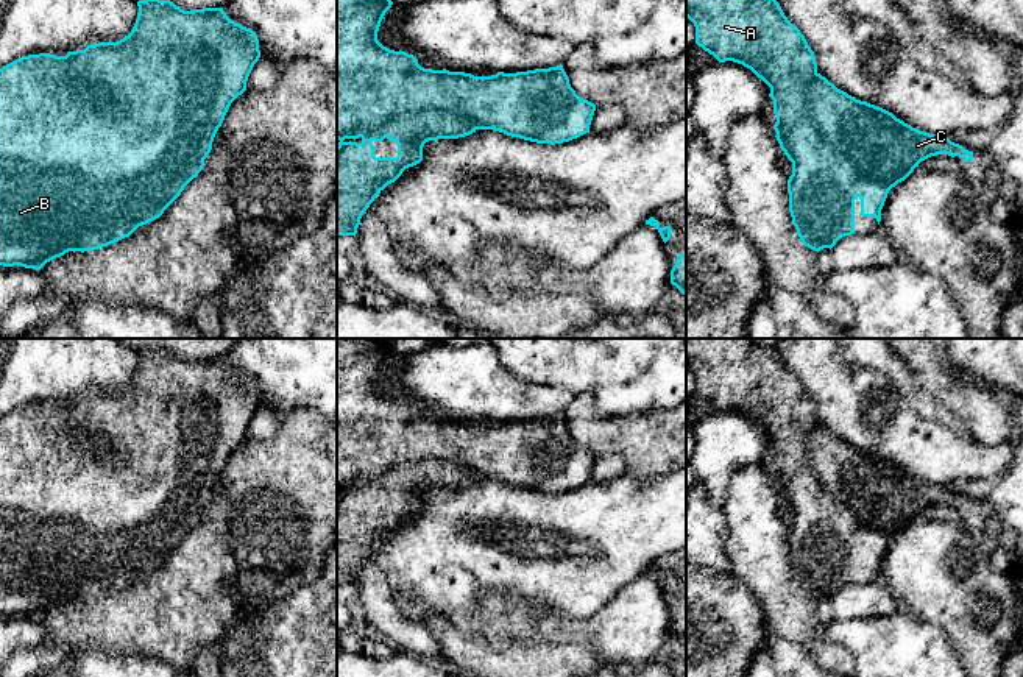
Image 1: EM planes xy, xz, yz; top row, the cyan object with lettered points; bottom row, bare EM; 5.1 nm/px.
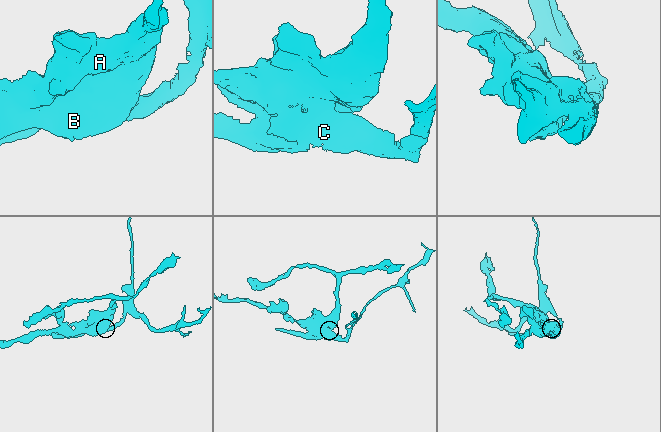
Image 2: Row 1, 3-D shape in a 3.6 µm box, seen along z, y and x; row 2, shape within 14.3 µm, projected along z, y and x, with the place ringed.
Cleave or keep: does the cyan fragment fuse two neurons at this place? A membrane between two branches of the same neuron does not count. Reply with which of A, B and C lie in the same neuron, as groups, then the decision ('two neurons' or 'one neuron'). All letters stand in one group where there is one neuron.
A B / C; two neurons

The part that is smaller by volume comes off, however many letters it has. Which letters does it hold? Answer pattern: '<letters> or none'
C

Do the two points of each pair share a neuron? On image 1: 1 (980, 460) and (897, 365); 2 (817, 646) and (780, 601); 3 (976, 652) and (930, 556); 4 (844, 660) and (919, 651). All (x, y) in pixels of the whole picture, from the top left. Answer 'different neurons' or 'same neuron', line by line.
1: different neurons
2: same neuron
3: same neuron
4: different neurons

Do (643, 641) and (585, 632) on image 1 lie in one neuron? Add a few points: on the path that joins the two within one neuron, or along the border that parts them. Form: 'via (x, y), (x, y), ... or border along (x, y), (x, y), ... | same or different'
via (629, 637), (599, 632) | same

